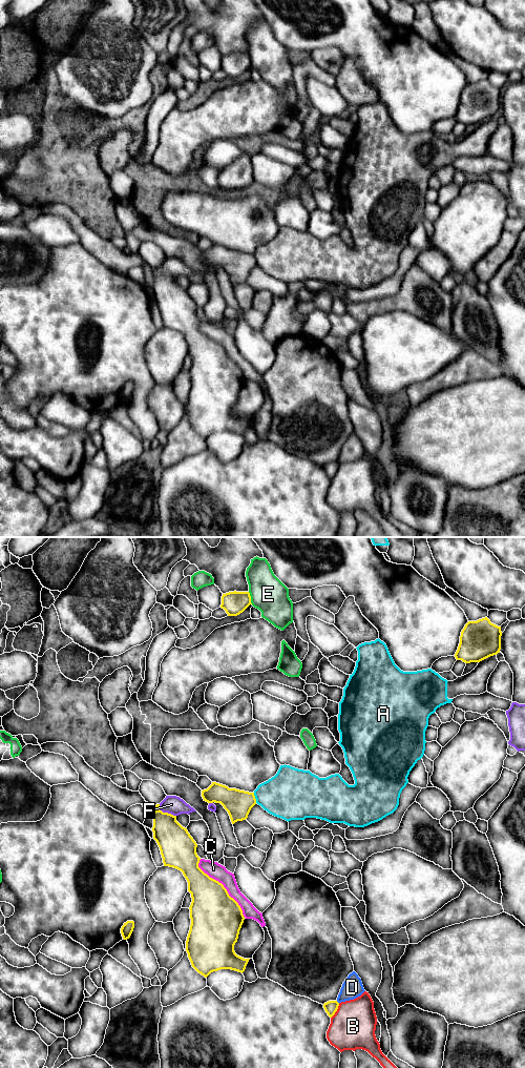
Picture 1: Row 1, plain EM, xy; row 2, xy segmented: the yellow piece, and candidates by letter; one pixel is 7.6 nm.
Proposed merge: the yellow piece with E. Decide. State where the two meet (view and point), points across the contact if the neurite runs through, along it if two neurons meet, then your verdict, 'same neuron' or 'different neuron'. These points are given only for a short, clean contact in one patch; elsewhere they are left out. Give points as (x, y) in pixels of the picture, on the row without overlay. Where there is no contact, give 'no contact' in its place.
contact xy (250, 60); different neuron

